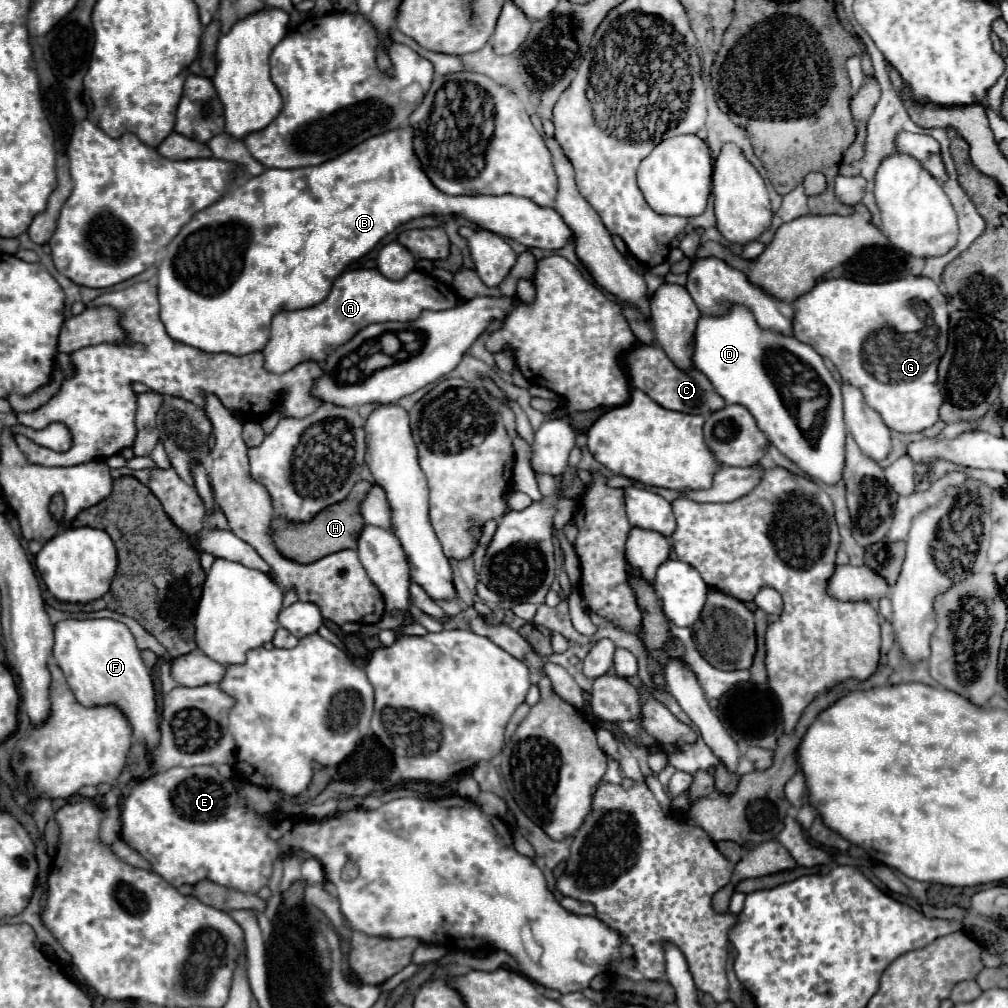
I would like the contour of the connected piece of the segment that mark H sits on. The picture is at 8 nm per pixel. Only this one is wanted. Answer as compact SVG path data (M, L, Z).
M360 480L350 496L338 504L332 504L330 508L324 508L322 512L318 512L318 516L314 516L310 522L288 522L284 518L274 518L272 520L272 540L276 544L276 548L282 552L282 556L300 562L300 564L310 564L314 560L320 560L322 556L328 556L332 552L340 552L346 548L356 550L358 544L358 536L364 528L364 520L362 514L358 512L362 500L366 498L366 492L370 492L372 484L366 480Z

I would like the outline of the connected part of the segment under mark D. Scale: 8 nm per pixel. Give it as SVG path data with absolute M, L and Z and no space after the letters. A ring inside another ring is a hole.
M728 304L728 312L722 316L706 316L700 314L696 334L694 334L694 348L692 348L692 362L694 366L708 376L708 380L714 384L716 392L728 402L728 404L742 404L750 410L750 414L756 418L758 428L766 434L766 438L794 464L798 464L808 476L818 478L826 484L834 484L842 478L844 468L844 440L846 440L846 426L842 422L842 394L838 382L832 378L828 368L822 362L822 356L816 354L814 348L808 344L802 344L792 334L782 334L776 330L762 328L756 320L750 308L744 304ZM784 348L792 354L796 354L802 362L810 364L816 374L822 378L822 382L830 390L830 400L826 406L826 424L830 428L820 430L820 434L814 440L808 440L804 432L798 428L796 420L784 406L774 382L764 370L764 358L770 350Z

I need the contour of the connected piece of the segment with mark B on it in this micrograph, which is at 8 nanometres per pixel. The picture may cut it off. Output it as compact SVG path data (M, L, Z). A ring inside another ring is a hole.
M398 128L380 136L372 136L370 140L364 140L362 144L354 146L352 150L344 152L342 156L328 160L326 164L320 166L310 166L310 168L296 168L296 170L276 170L276 168L268 168L264 170L260 176L248 178L242 184L232 186L216 204L212 204L210 208L196 212L192 216L192 220L180 230L180 234L164 248L162 260L158 264L158 300L160 300L160 320L168 332L168 336L176 342L182 342L186 346L198 348L202 352L226 352L226 354L234 354L234 356L244 356L250 352L258 352L266 346L266 340L270 338L270 322L272 316L280 310L298 310L298 308L310 308L314 304L320 304L326 298L326 292L330 292L330 284L334 284L334 280L350 266L350 262L360 260L362 256L366 256L370 250L374 250L374 246L390 232L394 232L400 224L406 224L412 218L420 218L420 216L430 216L434 212L446 212L446 214L456 214L462 216L474 224L478 224L484 230L490 230L494 234L500 236L508 236L528 248L542 248L542 250L558 250L562 248L570 238L572 232L570 228L564 224L564 220L560 218L560 214L554 208L542 208L536 206L532 200L528 198L518 198L512 194L504 194L504 196L448 196L442 194L440 190L436 190L432 186L432 182L428 180L428 176L422 172L418 158L414 156L412 150L412 130L410 128Z

